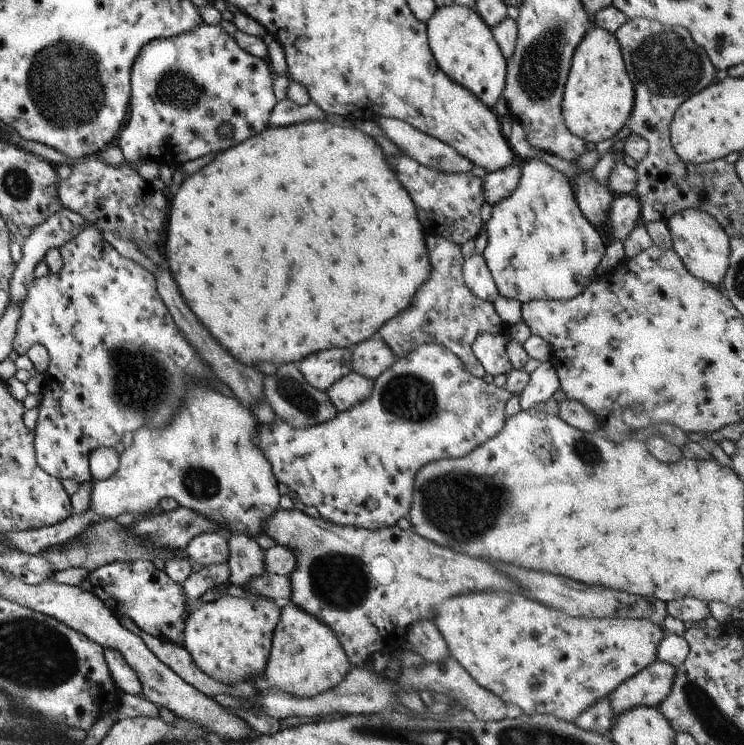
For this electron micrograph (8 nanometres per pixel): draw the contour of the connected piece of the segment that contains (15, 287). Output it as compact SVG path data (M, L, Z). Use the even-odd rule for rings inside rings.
M61 207L54 214L50 214L42 224L32 227L27 238L20 239L21 258L19 262L16 263L16 268L12 272L9 280L10 304L19 304L19 302L25 299L27 288L29 288L29 282L34 278L31 273L34 266L39 263L39 260L43 259L45 252L50 248L57 249L61 244L69 242L69 240L72 240L81 230L84 230L86 226L85 220L83 220L79 214L75 214L75 212Z

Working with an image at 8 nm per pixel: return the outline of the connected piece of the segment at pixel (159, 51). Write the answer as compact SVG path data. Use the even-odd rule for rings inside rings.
M204 23L195 26L193 30L189 30L189 32L185 32L185 34L167 37L165 39L154 39L147 42L144 46L141 46L130 69L129 86L130 96L129 104L127 104L126 119L124 120L123 127L119 130L115 143L117 143L124 161L128 164L135 165L150 161L159 167L168 166L179 168L184 162L197 159L209 153L217 154L235 147L237 144L244 142L255 134L260 134L267 127L266 122L269 119L273 106L276 104L273 88L271 88L271 76L267 70L266 62L244 52L237 46L235 40L229 34L225 33L225 30L223 30L220 25L205 25ZM221 124L229 124L229 126L231 126L233 132L231 132L229 138L225 138L225 136L221 136L219 132L217 132L217 128L219 128Z

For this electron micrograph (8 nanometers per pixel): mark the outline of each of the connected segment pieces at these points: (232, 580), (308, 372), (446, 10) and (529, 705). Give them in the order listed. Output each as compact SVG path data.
M243 534L227 536L229 568L228 584L242 589L247 588L247 582L265 572L263 568L263 551L255 543L254 538Z
M328 349L309 354L296 365L309 386L326 392L339 378L352 372L351 360L351 349Z
M467 6L437 7L426 23L428 46L434 62L451 82L463 86L484 106L493 109L501 96L506 76L506 60L493 39L491 29Z
M471 592L443 600L437 606L434 626L445 640L449 657L502 702L513 702L523 714L547 714L574 722L593 702L608 698L615 688L656 660L657 644L665 631L649 620L615 617L578 618L549 610L537 600L510 592Z

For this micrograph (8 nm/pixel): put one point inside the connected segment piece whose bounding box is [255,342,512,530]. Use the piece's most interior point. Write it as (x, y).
(357, 469)

